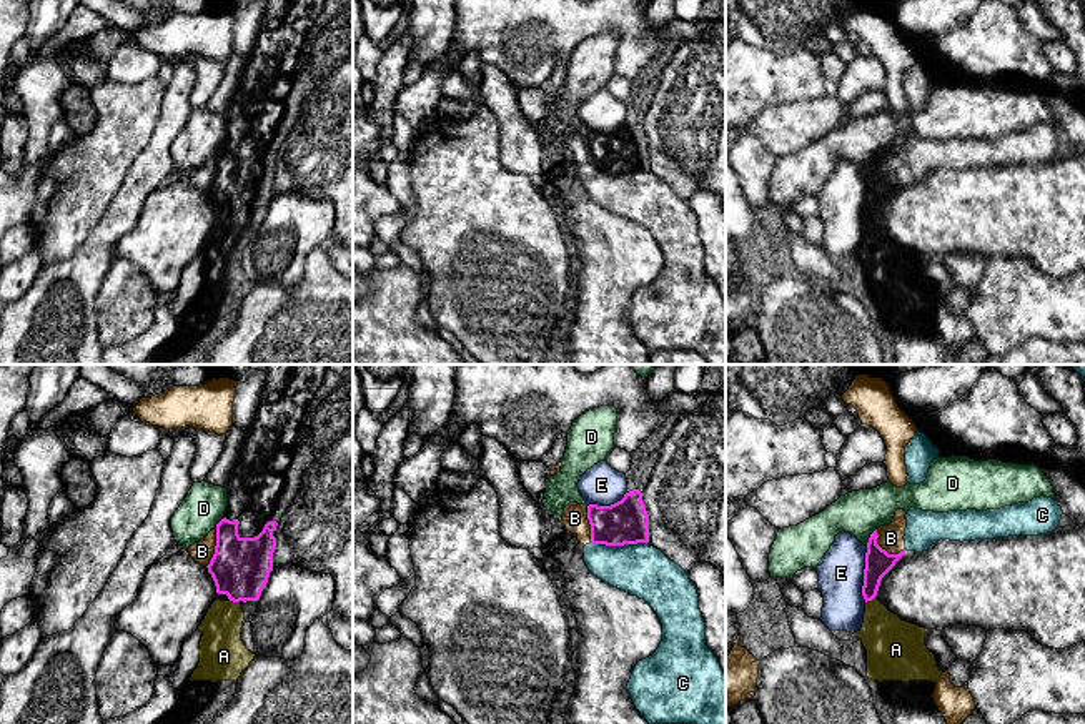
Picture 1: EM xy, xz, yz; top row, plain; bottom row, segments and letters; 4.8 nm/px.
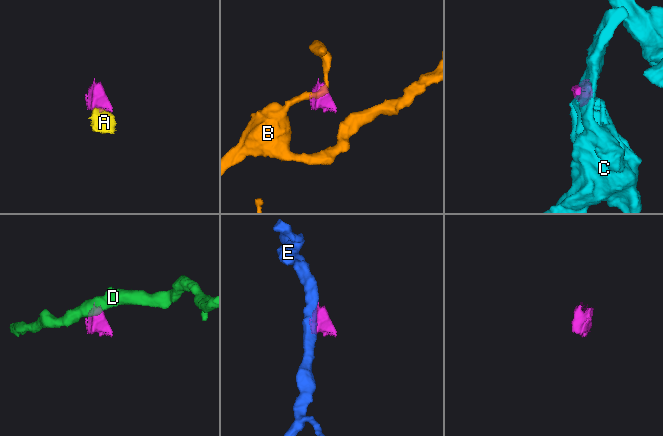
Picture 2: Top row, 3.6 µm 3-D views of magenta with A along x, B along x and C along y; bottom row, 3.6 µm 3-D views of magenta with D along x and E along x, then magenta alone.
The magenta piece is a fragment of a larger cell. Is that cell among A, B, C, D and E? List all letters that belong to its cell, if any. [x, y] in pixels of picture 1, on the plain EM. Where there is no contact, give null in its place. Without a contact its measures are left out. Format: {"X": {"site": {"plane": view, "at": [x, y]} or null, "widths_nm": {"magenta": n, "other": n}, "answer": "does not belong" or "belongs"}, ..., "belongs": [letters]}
{"A": {"site": {"plane": "yz", "at": [869, 227]}, "widths_nm": {"magenta": 130, "other": 260}, "answer": "belongs"}, "B": {"site": {"plane": "yz", "at": [884, 177]}, "widths_nm": {"magenta": 130, "other": 130}, "answer": "does not belong"}, "C": {"site": {"plane": "xz", "at": [618, 172]}, "widths_nm": {"magenta": 220, "other": 260}, "answer": "does not belong"}, "D": {"site": {"plane": "yz", "at": [871, 163]}, "widths_nm": {"magenta": 130, "other": 220}, "answer": "does not belong"}, "E": {"site": {"plane": "yz", "at": [864, 202]}, "widths_nm": {"magenta": 130, "other": 220}, "answer": "does not belong"}, "belongs": ["A"]}

